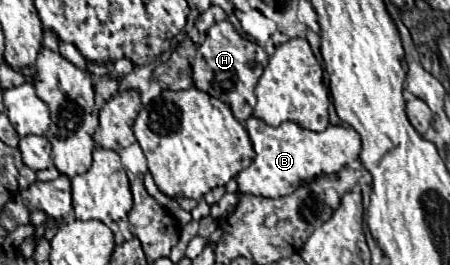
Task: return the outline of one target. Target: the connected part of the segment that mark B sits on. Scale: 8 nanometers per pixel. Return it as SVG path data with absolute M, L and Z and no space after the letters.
M250 117L244 125L250 133L256 157L254 163L250 163L250 167L240 171L236 177L240 193L272 199L284 197L294 193L304 181L322 173L336 173L360 155L360 135L352 127L328 125L326 131L316 133L296 125L294 121L284 121L278 127L270 127L256 117Z

